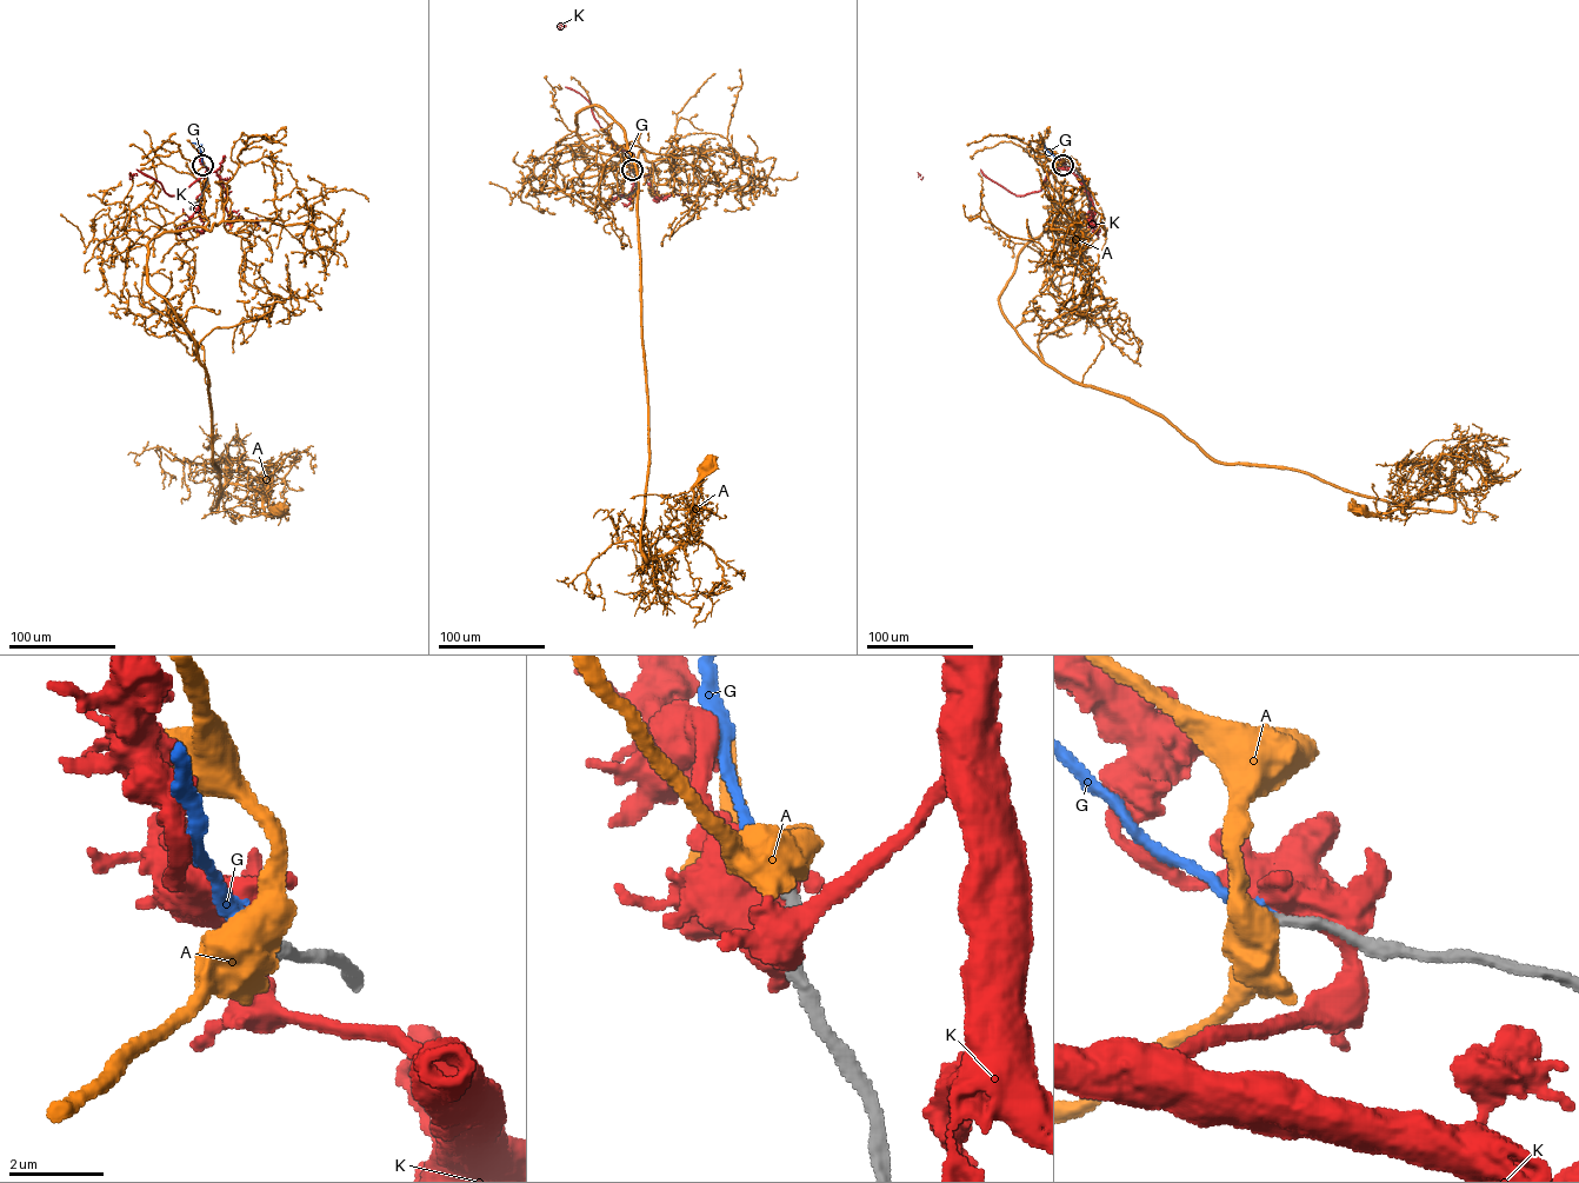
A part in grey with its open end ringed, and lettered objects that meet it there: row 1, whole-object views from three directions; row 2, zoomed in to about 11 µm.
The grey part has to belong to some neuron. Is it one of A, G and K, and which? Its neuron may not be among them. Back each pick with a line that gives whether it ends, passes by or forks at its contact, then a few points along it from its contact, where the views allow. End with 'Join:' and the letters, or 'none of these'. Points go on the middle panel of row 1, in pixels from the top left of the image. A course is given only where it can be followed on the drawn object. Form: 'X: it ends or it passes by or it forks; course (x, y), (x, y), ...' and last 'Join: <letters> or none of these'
G: it ends; course (632, 170), (628, 152), (620, 151)
Join: G

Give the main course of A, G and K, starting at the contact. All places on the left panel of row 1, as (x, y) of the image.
A: (202, 165), (193, 175), (208, 223), (154, 238), (147, 279), (207, 373), (212, 511), (227, 484), (280, 510)
G: (204, 165), (199, 146), (191, 143)
K: (204, 164), (207, 168), (204, 174), (175, 194), (170, 195), (159, 181), (137, 170), (133, 173)

